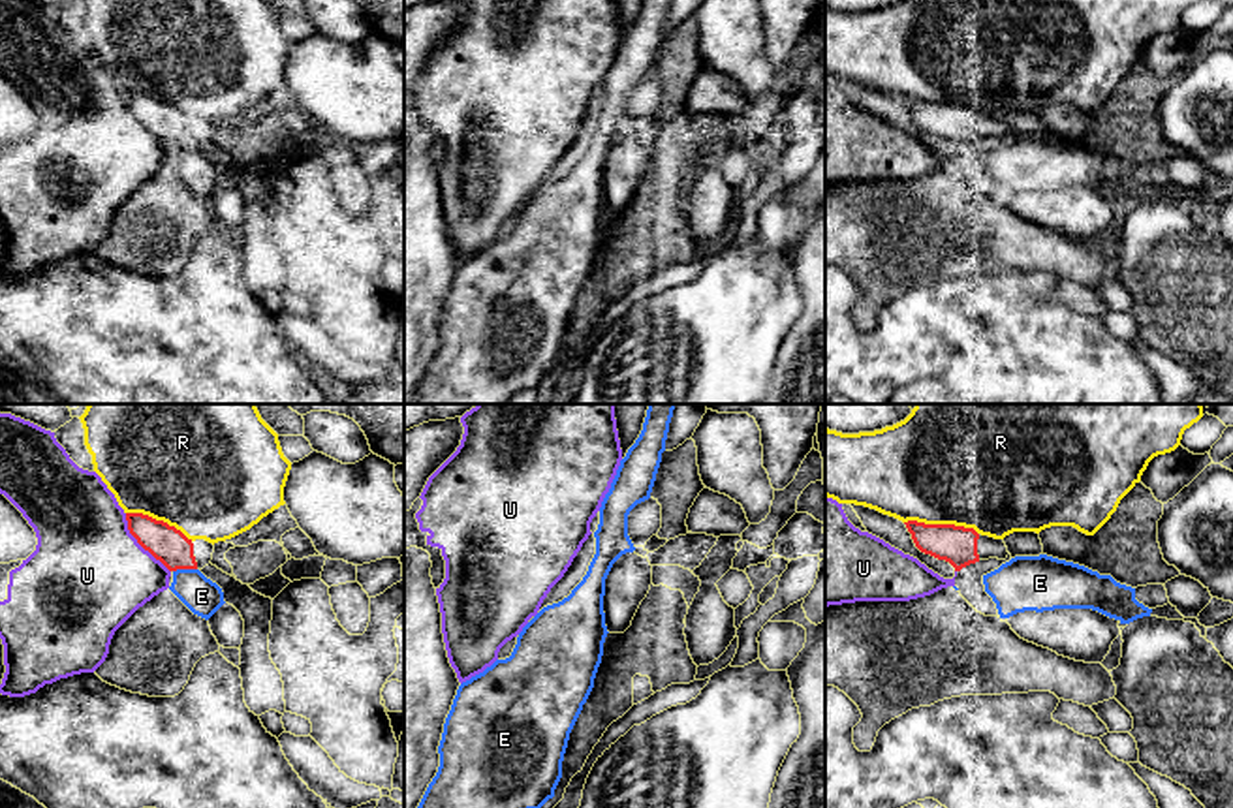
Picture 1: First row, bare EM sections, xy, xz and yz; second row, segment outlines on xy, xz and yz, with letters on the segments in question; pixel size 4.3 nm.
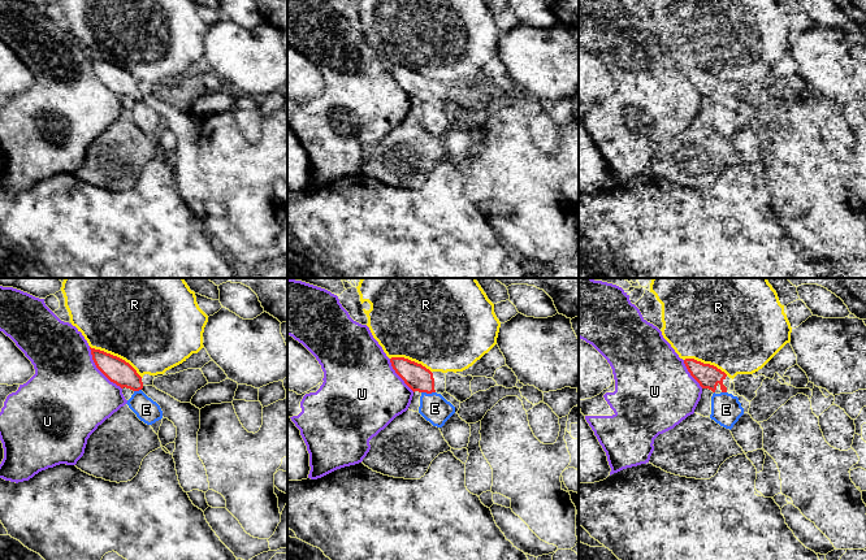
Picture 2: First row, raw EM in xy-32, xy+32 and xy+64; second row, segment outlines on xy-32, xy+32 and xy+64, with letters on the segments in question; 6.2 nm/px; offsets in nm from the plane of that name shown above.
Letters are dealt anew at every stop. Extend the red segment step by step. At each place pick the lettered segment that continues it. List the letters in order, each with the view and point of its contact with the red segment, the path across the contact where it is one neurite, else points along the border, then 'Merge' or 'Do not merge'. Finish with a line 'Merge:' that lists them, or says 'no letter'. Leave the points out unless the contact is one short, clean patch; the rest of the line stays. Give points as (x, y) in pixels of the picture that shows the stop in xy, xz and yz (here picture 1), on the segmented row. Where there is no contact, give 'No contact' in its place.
E: Touches red at xy (185, 568). Do not merge
R: Touches red at yz (942, 525). Do not merge
U: Touches red at xy (140, 543). Do not merge
Merge: no letter

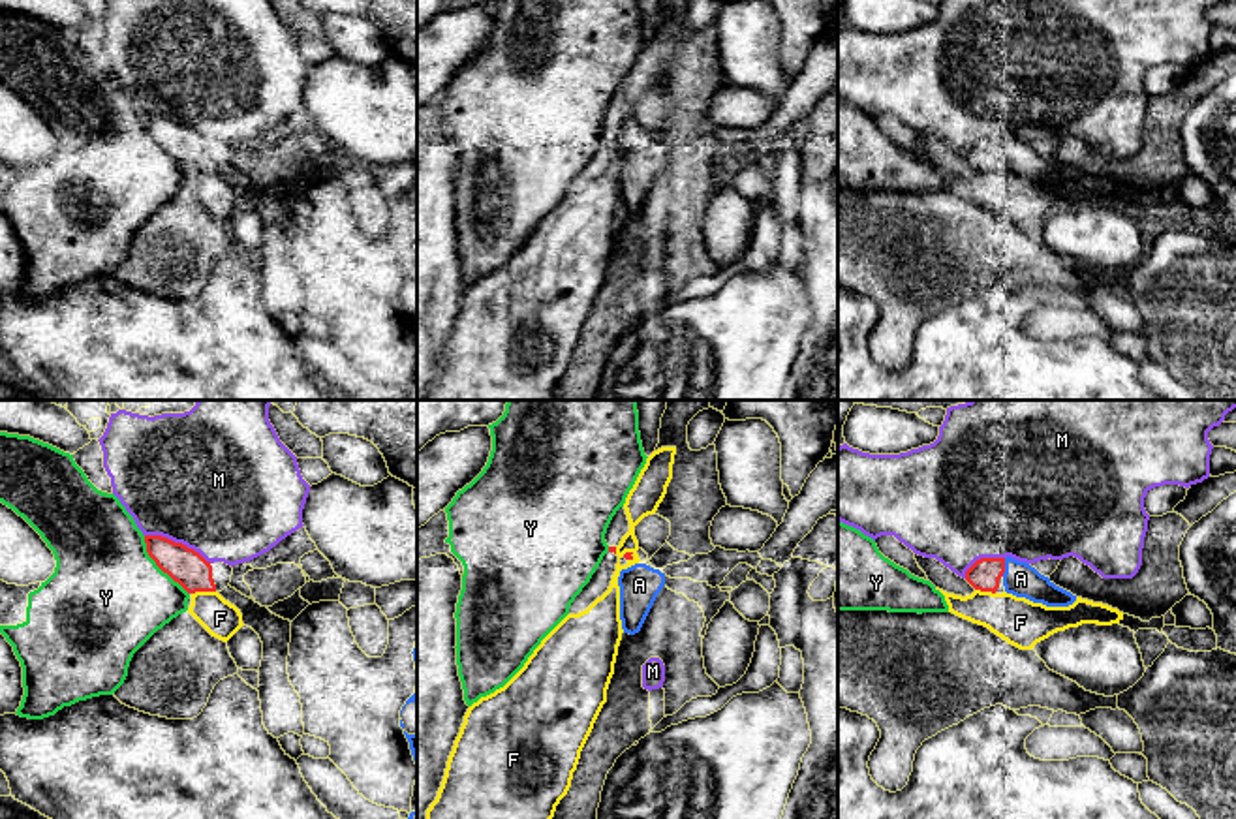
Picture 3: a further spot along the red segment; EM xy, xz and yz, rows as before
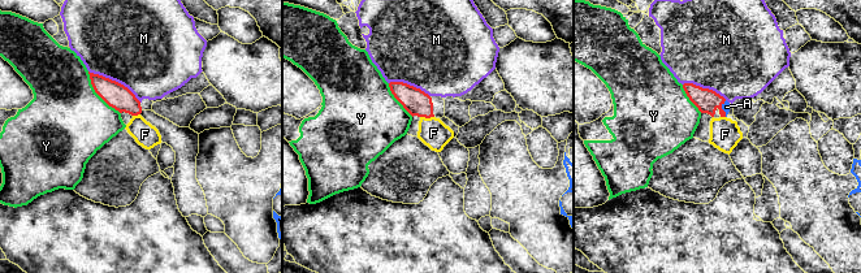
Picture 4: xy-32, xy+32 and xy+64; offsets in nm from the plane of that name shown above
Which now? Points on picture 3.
A: Touches red at yz (1004, 568). Merge
F: Touches red at xy (203, 590). Do not merge
M: Touches red at xy (179, 543). Do not merge
Y: Touches red at xy (158, 566). Do not merge
Merge: A

